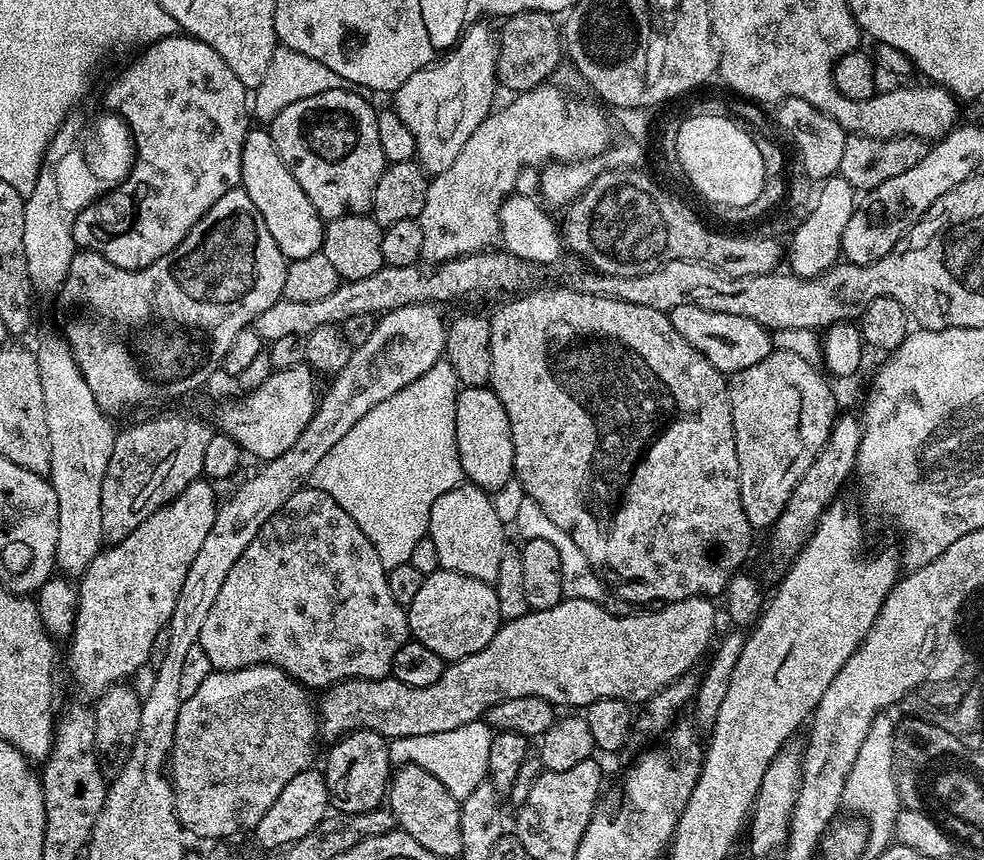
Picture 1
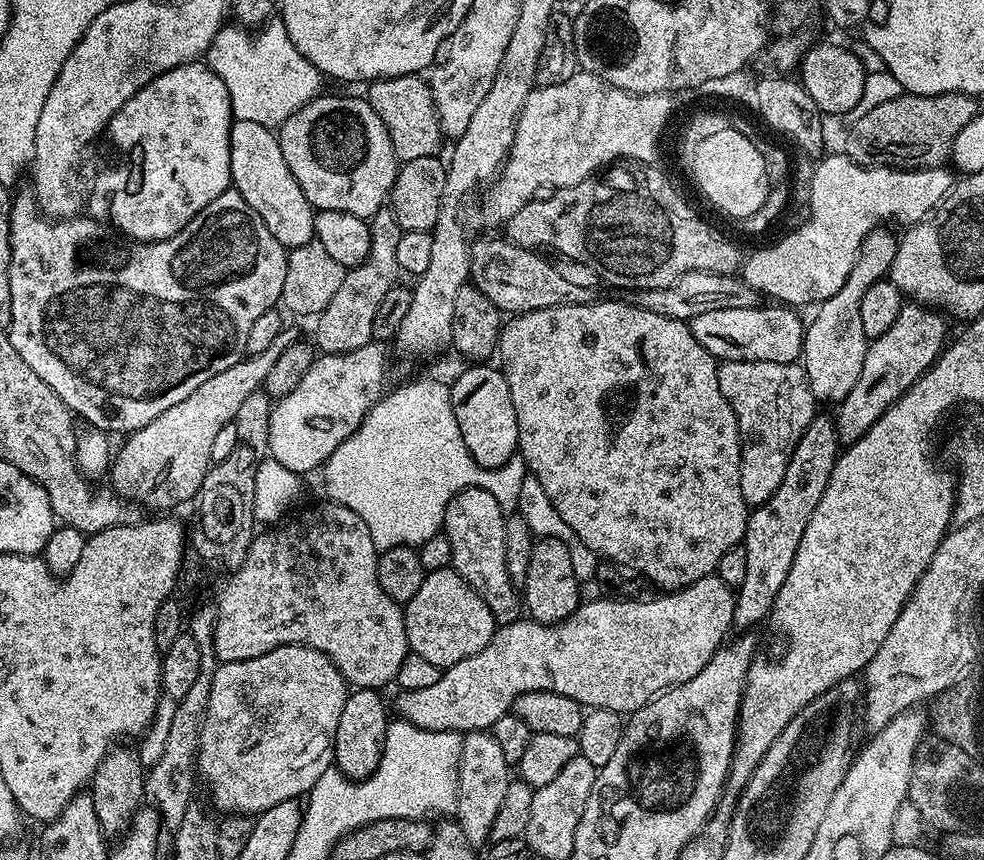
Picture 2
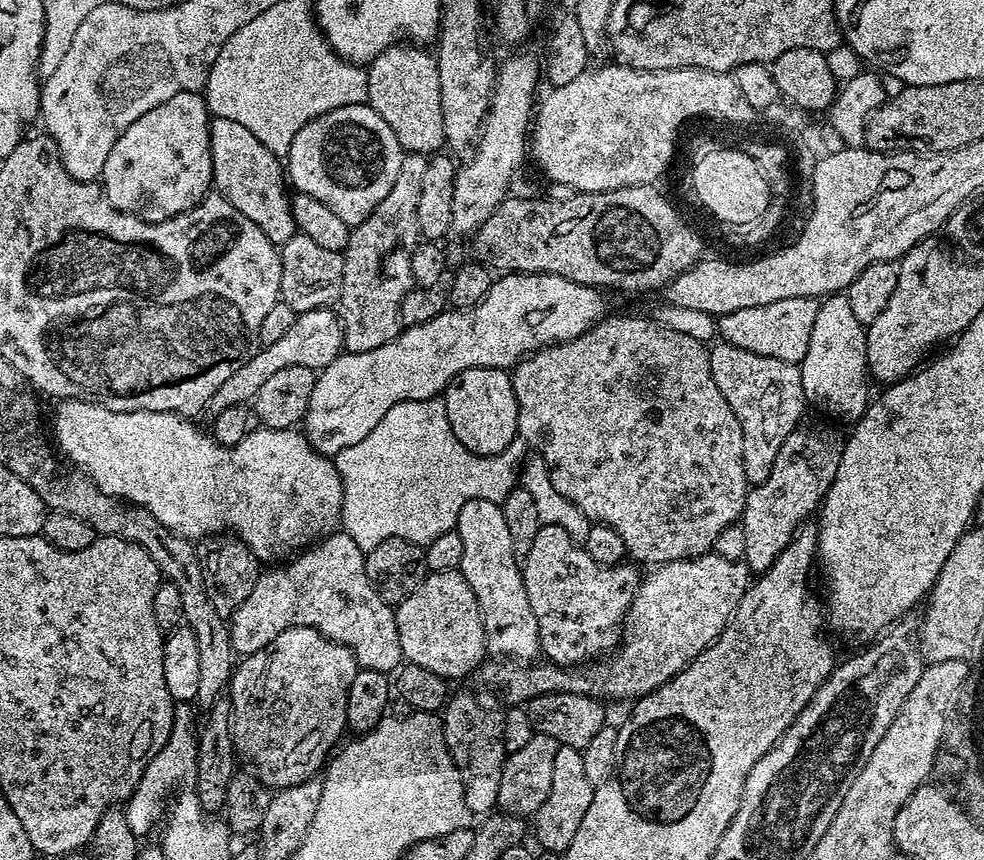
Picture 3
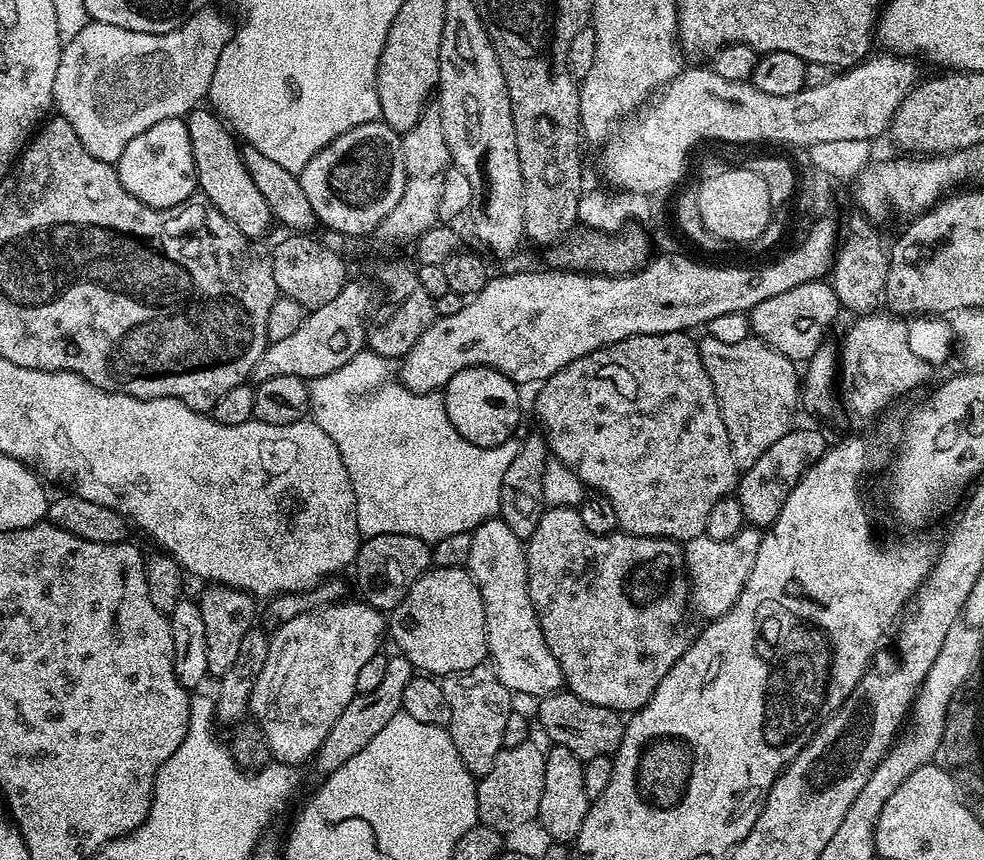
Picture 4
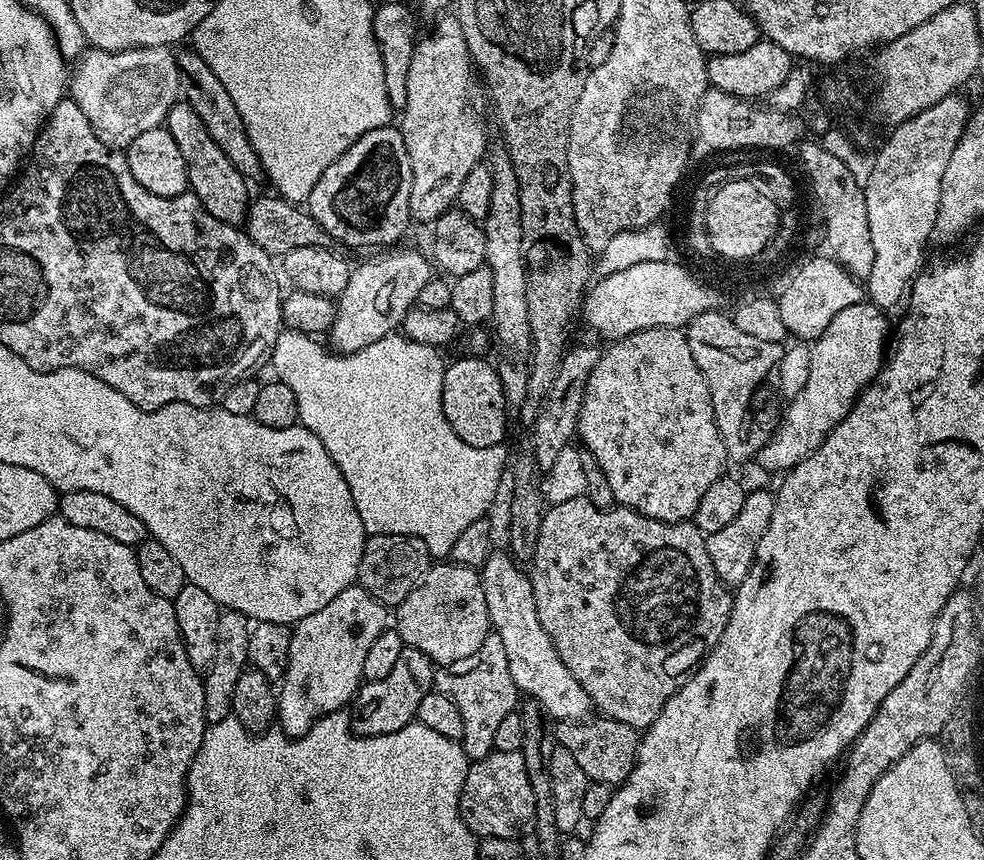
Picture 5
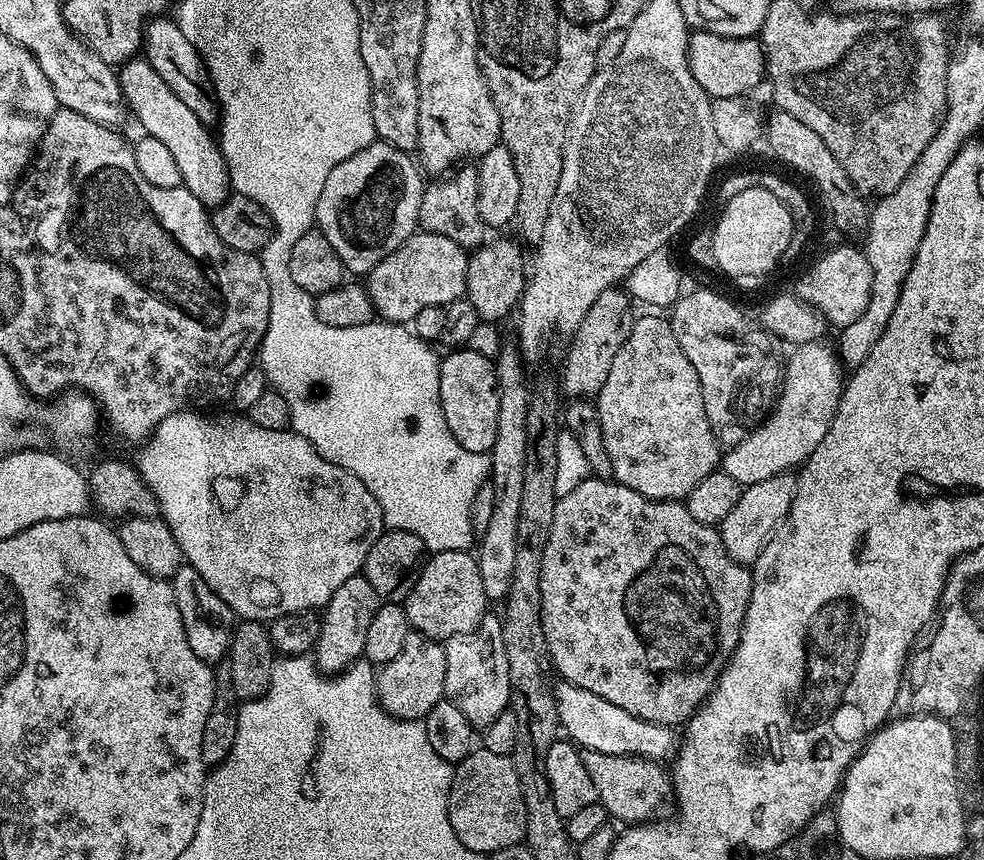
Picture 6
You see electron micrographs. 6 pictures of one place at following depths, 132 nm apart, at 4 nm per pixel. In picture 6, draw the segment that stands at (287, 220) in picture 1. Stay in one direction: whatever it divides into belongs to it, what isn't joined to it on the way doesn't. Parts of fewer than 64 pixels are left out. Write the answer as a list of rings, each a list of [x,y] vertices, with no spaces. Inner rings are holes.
[[[133,58],[119,65],[120,90],[127,107],[132,108],[136,120],[141,124],[143,135],[158,138],[171,150],[178,171],[182,173],[182,186],[198,198],[205,208],[217,208],[226,198],[233,195],[228,167],[220,153],[220,146],[215,135],[210,133],[209,125],[198,122],[198,117],[174,95],[174,90],[158,78],[157,72],[143,58]]]

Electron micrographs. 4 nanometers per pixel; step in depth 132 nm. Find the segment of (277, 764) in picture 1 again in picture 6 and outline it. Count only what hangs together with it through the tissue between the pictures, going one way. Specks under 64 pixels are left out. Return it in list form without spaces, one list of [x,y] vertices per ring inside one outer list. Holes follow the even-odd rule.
[[[364,575],[350,578],[350,582],[342,582],[338,590],[334,590],[334,598],[324,605],[320,622],[320,633],[316,639],[314,659],[316,667],[324,674],[339,674],[350,664],[356,663],[364,655],[366,634],[370,622],[382,601],[376,595],[374,586],[366,582]]]

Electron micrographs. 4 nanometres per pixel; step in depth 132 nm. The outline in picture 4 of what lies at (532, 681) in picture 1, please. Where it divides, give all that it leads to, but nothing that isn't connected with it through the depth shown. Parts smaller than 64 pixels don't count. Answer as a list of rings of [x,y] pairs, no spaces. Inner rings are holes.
[[[746,526],[734,538],[726,538],[726,542],[718,542],[718,538],[702,535],[683,545],[684,563],[688,569],[690,581],[690,600],[702,615],[709,621],[717,620],[734,602],[738,602],[738,594],[746,586],[746,578],[750,578],[750,570],[754,570],[754,558],[758,558],[758,546],[762,535],[759,527]]]

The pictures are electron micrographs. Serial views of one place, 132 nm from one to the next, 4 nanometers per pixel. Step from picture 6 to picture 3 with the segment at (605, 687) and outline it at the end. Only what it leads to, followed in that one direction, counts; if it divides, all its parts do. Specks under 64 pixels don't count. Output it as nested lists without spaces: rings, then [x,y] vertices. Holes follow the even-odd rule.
[[[541,524],[538,535],[530,545],[530,554],[522,558],[526,598],[530,598],[530,610],[534,610],[534,619],[538,621],[541,653],[561,668],[583,666],[611,653],[621,643],[624,618],[628,614],[634,594],[640,588],[642,572],[639,570],[641,571],[632,562],[618,564],[615,568],[602,566],[594,562],[588,551],[576,544],[574,538],[566,534],[566,530],[561,530],[558,526]]]

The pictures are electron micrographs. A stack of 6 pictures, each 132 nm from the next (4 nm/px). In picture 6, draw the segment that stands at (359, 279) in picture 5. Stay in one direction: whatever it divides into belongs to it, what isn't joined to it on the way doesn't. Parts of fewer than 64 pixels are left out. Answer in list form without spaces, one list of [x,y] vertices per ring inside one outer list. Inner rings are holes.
[[[417,230],[398,250],[386,254],[372,272],[367,273],[366,287],[375,315],[389,324],[407,325],[426,306],[447,306],[461,299],[466,290],[469,253],[458,242]]]

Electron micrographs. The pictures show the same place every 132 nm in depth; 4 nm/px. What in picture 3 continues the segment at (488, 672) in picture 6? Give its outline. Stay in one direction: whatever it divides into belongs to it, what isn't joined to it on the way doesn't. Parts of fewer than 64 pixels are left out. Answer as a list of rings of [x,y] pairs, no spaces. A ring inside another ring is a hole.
[[[460,692],[456,696],[455,693],[442,709],[446,746],[450,750],[454,766],[460,771],[462,798],[466,798],[466,806],[472,814],[488,814],[496,808],[498,786],[502,783],[502,766],[506,755],[502,742],[505,709],[498,703],[495,695],[487,695]]]

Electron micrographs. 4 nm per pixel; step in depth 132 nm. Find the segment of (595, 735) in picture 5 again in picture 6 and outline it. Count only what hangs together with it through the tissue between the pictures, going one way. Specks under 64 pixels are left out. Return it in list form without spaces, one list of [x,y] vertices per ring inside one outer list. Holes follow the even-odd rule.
[[[585,751],[583,753],[586,771],[590,773],[590,782],[594,782],[596,799],[604,807],[605,813],[616,820],[625,820],[625,825],[631,826],[653,819],[652,815],[668,800],[668,795],[673,795],[674,789],[669,773],[663,763],[647,760],[641,756],[619,756],[618,754],[598,754]]]

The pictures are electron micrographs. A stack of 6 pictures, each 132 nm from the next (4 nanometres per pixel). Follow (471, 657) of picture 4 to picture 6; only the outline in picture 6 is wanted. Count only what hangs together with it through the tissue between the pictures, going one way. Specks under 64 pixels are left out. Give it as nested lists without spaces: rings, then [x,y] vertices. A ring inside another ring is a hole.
[[[468,550],[431,553],[425,559],[418,582],[414,582],[414,590],[410,590],[402,603],[409,625],[423,636],[441,642],[458,634],[473,632],[490,608],[486,590],[482,590],[482,574],[478,574],[478,562]]]

